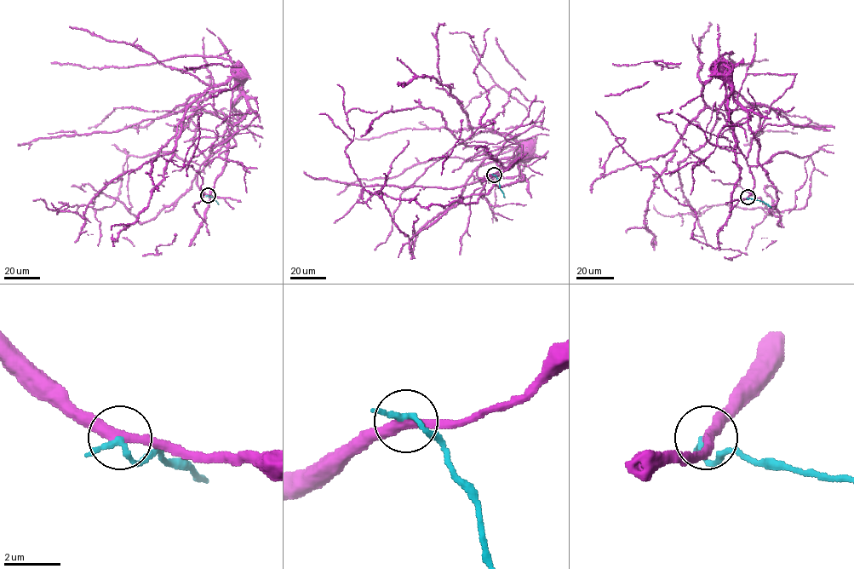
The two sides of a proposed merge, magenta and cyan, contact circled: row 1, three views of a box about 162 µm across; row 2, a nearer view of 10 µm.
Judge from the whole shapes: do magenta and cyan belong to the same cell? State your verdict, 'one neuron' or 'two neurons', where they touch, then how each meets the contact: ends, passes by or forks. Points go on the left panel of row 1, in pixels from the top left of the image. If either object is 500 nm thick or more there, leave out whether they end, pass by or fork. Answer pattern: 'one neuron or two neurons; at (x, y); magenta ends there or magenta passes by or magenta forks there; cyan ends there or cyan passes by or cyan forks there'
two neurons; at (208, 195); magenta passes by; cyan passes by

